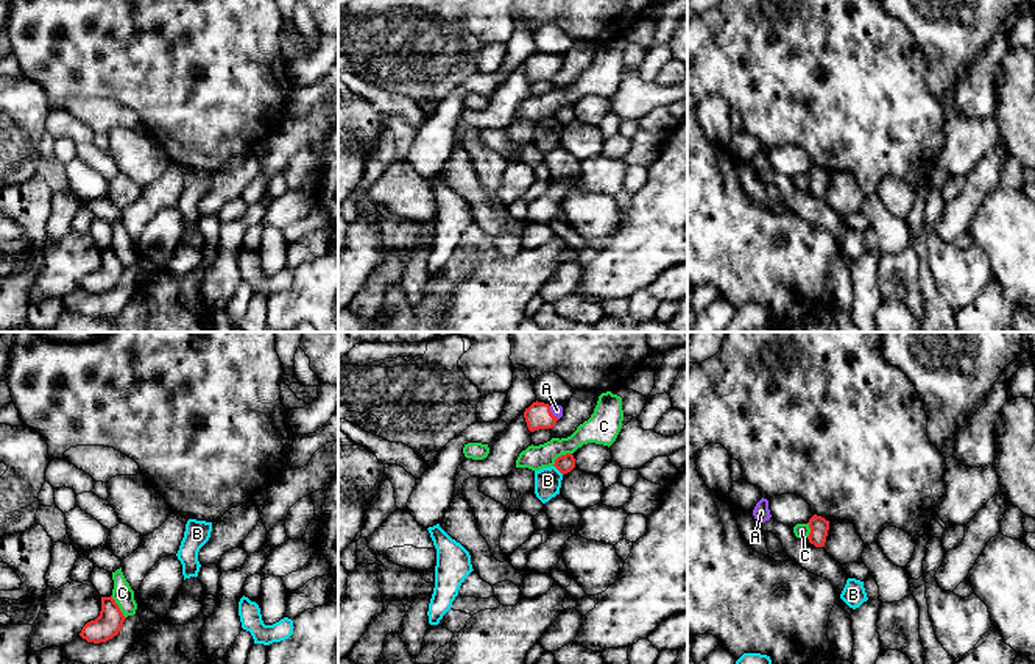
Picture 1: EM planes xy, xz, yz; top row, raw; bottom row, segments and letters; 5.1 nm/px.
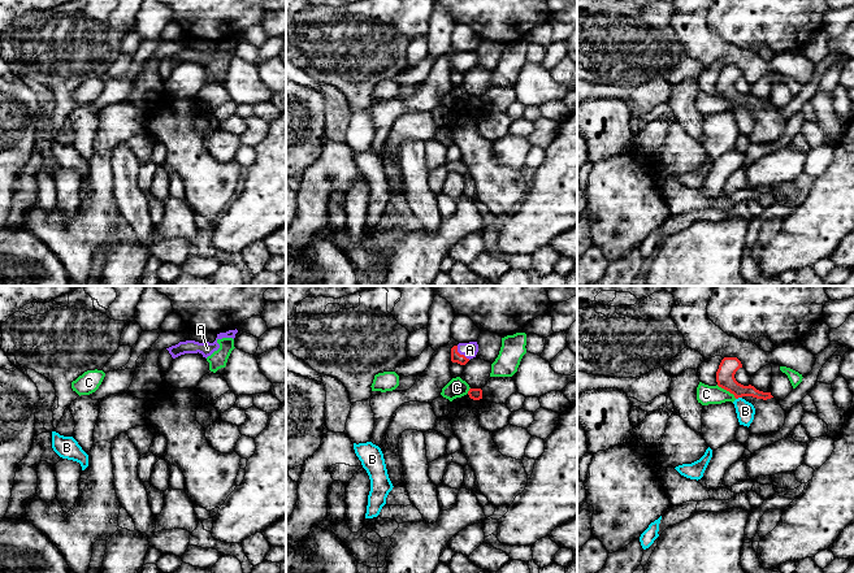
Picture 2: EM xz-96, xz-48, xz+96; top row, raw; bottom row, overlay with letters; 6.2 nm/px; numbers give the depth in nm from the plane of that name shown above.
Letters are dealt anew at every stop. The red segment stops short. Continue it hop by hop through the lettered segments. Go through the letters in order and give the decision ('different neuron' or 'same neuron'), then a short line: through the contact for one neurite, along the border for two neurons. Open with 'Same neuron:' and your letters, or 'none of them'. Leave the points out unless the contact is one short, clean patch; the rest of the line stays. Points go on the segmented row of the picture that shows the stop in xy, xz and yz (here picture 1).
Same neuron: A
A: same neuron | xz (538, 415), (551, 413), (557, 410)
B: different neuron | xz (554, 465), (563, 474)
C: different neuron

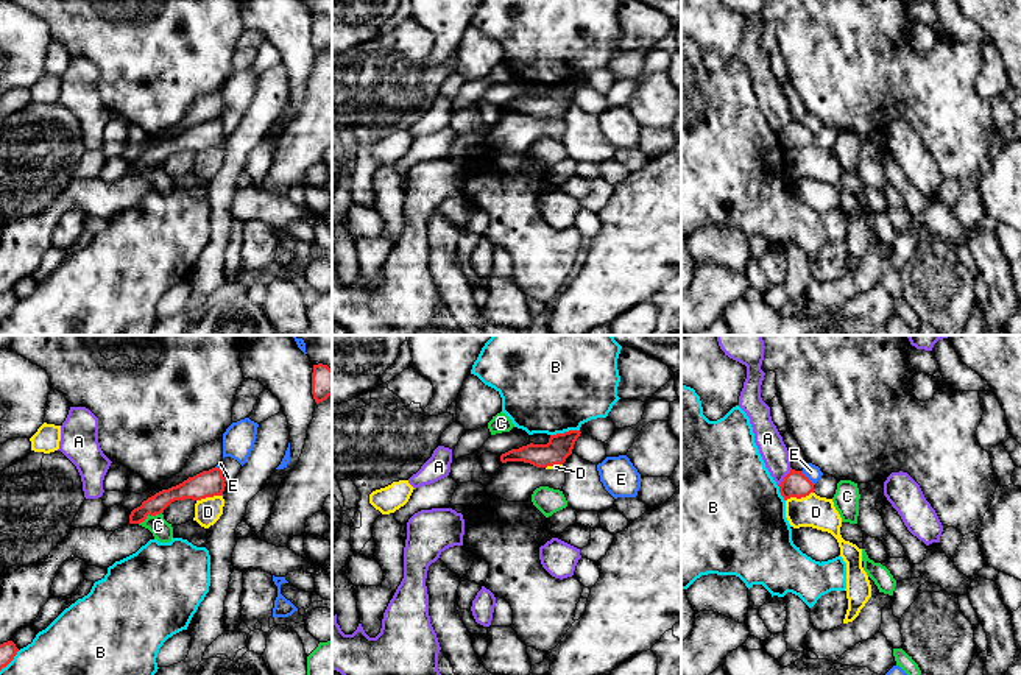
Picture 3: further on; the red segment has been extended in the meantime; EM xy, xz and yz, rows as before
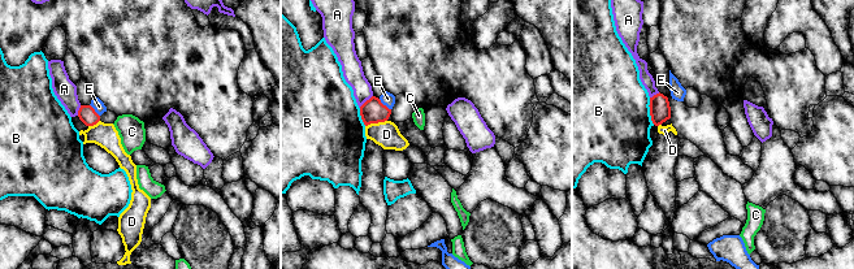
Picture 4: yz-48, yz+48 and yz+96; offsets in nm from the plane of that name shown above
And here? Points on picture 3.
Same neuron: none of them
A: different neuron
B: different neuron
C: different neuron
D: different neuron
E: different neuron

